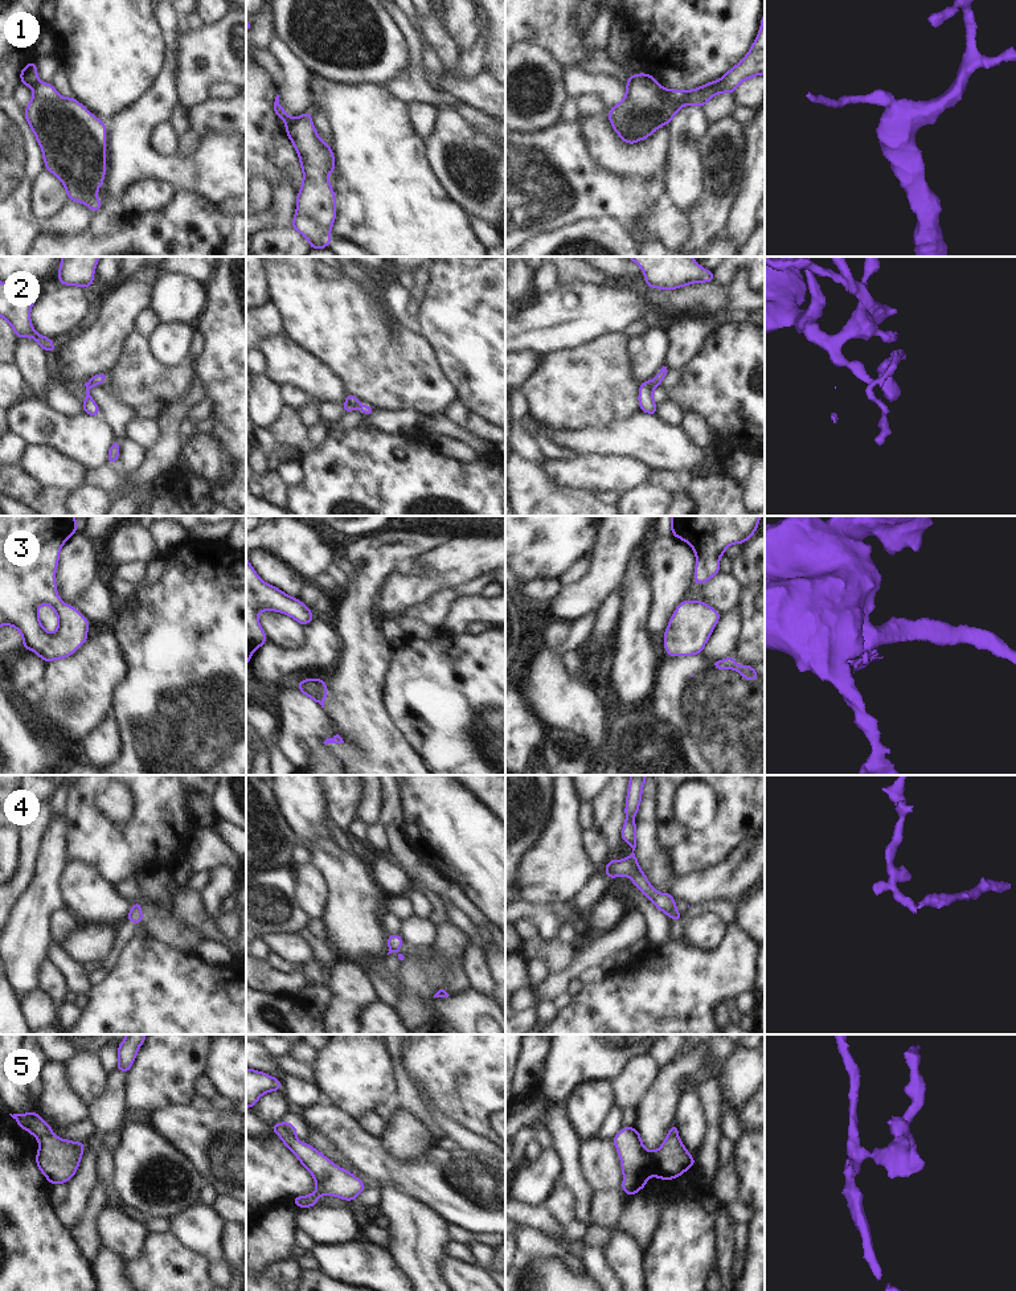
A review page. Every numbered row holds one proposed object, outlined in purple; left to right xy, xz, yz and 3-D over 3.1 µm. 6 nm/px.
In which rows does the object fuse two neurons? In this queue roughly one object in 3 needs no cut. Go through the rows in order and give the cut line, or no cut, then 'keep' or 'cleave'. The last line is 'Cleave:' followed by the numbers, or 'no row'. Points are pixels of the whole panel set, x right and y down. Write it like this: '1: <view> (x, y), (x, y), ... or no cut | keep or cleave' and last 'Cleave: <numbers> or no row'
1: xz (298, 118), (286, 127) | cleave
2: yz (651, 381), (652, 386) | cleave
3: xz (324, 697), (319, 703) | cleave
4: xz (389, 949), (397, 951) | cleave
5: no cut | keep
Cleave: 1, 2, 3, 4

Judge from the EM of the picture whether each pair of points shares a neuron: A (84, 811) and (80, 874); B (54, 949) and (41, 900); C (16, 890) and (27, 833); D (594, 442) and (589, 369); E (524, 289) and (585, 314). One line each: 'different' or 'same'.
A: different
B: different
C: same
D: different
E: different

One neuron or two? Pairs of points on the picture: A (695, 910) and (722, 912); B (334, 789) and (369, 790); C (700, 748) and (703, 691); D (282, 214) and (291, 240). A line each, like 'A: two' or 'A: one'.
A: one
B: two
C: one
D: two

